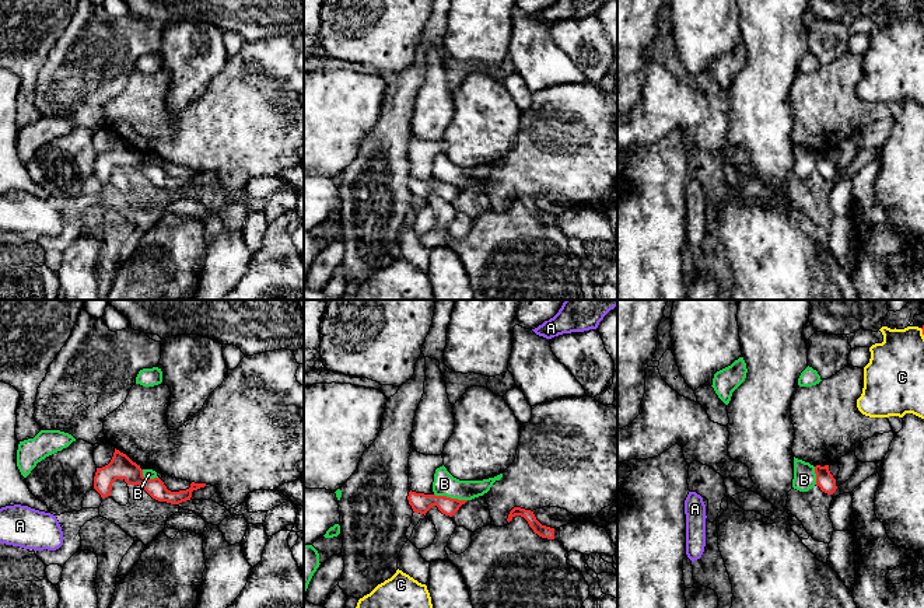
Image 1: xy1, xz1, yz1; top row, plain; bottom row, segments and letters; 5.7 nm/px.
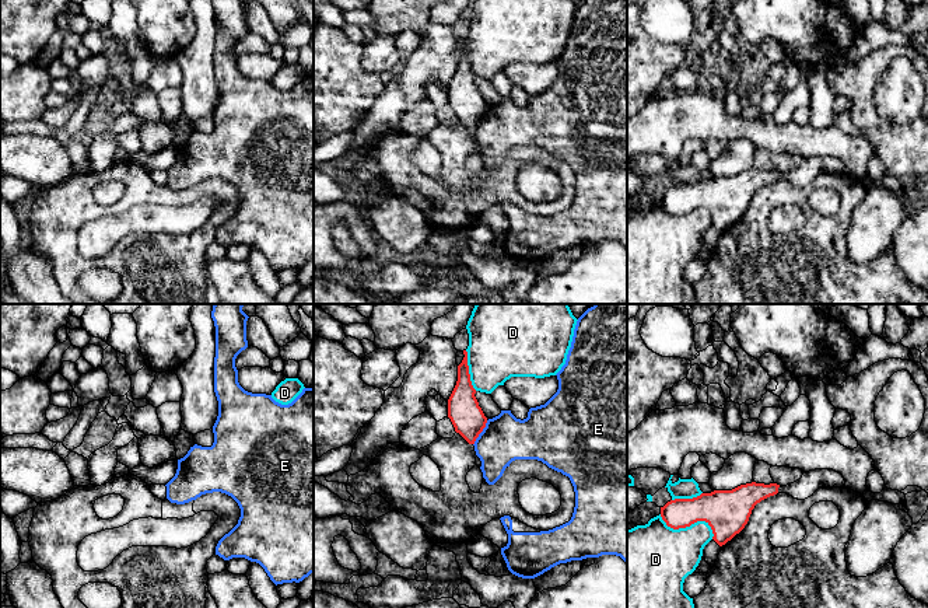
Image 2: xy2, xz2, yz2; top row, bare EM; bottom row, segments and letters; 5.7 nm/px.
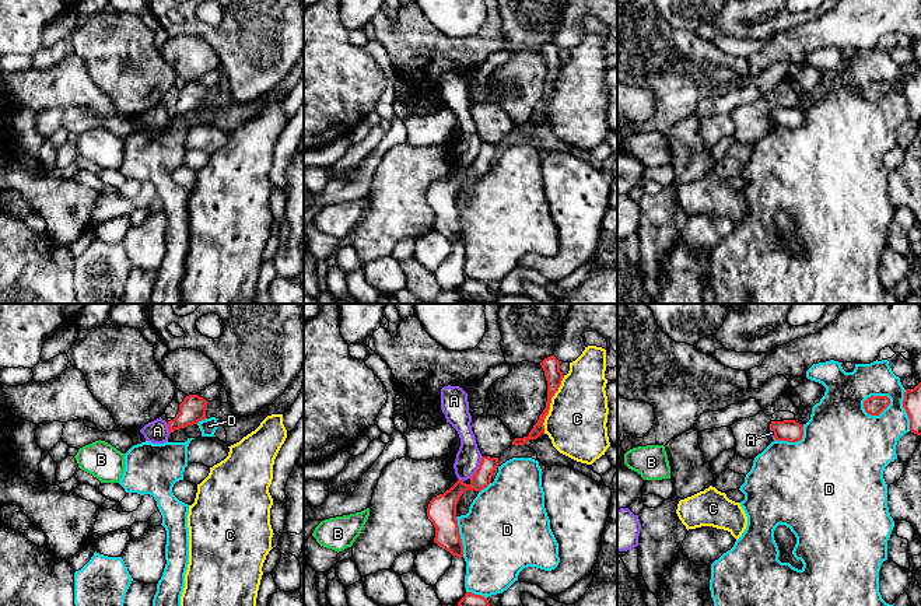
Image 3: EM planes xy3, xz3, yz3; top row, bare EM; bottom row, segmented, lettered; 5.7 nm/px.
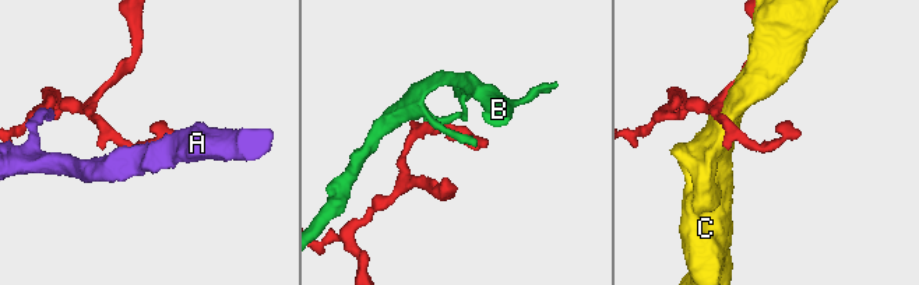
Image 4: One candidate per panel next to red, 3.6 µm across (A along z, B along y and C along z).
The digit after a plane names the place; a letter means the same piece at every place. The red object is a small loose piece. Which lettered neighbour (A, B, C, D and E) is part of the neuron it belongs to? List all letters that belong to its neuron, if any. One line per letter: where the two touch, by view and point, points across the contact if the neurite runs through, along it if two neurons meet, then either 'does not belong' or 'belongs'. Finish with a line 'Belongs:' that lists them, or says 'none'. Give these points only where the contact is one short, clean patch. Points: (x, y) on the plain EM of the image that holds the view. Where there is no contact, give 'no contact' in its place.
A: contact xz3 (479, 154); border xz3 (482, 143), (470, 165); does not belong
B: contact xz1 (450, 184); border xz1 (434, 180), (466, 187); does not belong
C: contact xz3 (549, 91); does not belong
D: contact yz2 (687, 212); does not belong
E: contact xz2 (480, 118); border xz2 (487, 107), (473, 130); does not belong
Belongs: none

